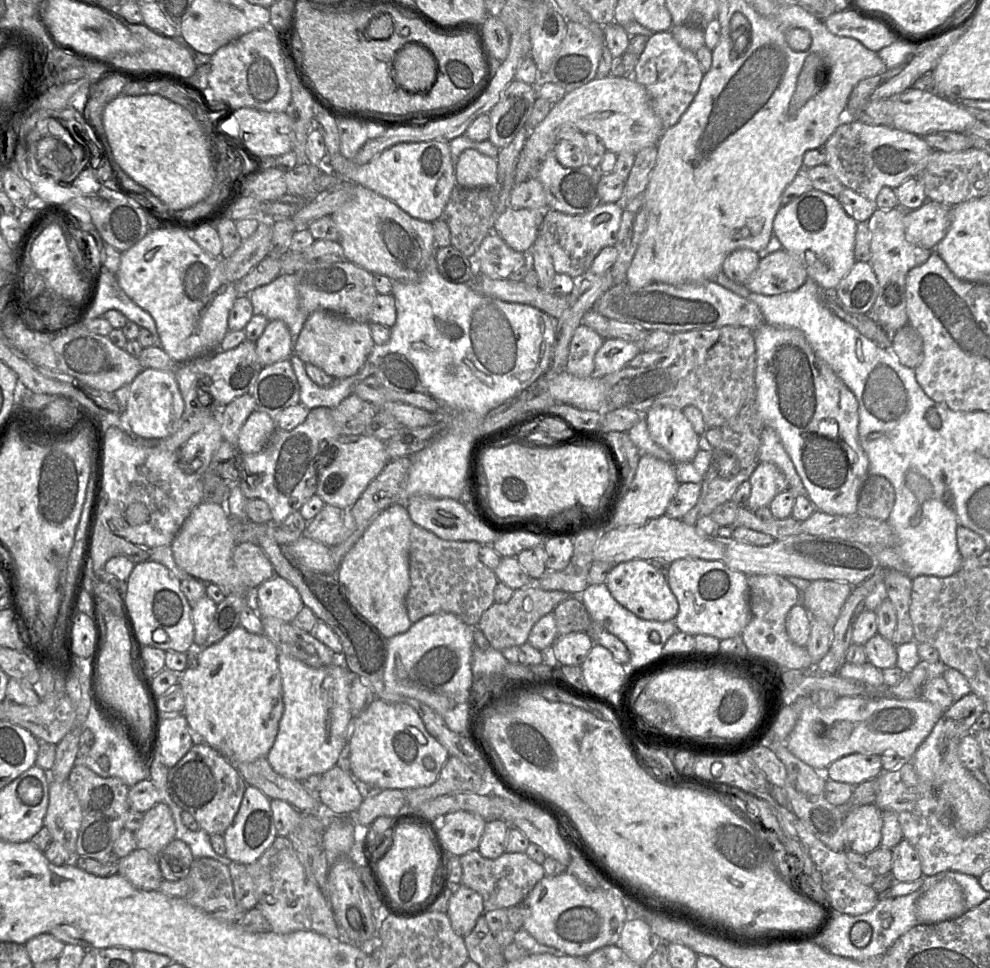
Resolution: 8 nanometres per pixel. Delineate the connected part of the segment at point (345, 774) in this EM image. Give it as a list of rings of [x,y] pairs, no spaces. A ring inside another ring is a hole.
[[[334,766],[321,775],[317,799],[331,814],[354,814],[363,799],[375,792],[353,778],[350,771]]]

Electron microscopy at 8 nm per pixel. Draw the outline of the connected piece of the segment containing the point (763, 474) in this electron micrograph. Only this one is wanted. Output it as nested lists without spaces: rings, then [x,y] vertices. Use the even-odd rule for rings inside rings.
[[[759,462],[748,481],[751,485],[751,493],[747,508],[751,511],[769,506],[776,495],[789,490],[783,472],[770,462]]]

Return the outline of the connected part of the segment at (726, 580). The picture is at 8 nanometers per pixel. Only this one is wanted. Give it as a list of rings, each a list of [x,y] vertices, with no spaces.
[[[682,558],[670,564],[667,582],[679,605],[674,619],[679,631],[723,640],[740,636],[747,626],[750,606],[747,575],[744,573],[732,570],[720,561]]]

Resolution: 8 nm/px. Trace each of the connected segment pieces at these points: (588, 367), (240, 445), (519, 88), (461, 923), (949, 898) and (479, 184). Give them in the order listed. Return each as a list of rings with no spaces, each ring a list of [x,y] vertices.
[[[580,324],[571,339],[566,371],[587,378],[594,375],[594,357],[604,339],[590,327]]]
[[[253,411],[242,426],[236,448],[240,454],[260,452],[276,428],[275,421],[265,412]]]
[[[514,79],[488,113],[491,123],[488,140],[498,149],[507,147],[526,125],[535,100],[535,85]]]
[[[463,885],[453,887],[446,914],[458,935],[467,936],[484,912],[483,898],[478,892]]]
[[[944,880],[929,889],[916,903],[920,924],[935,924],[962,916],[967,911],[960,886]]]
[[[466,149],[455,163],[456,185],[463,188],[493,189],[497,184],[497,160],[475,149]]]

